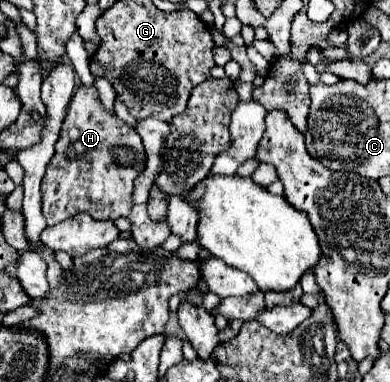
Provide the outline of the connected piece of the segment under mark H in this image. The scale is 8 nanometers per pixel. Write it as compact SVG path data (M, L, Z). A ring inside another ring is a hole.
M80 86L64 118L56 154L42 178L42 212L48 226L60 224L80 212L88 212L96 220L128 216L134 206L134 180L144 164L146 152L138 132L102 108L94 86Z

